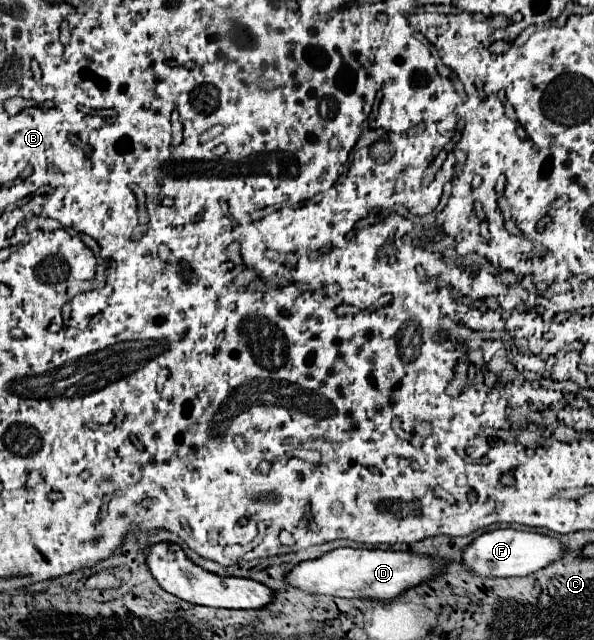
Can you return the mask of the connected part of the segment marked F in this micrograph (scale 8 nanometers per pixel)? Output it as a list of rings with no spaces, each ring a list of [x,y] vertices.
[[[496,529],[480,535],[472,541],[462,553],[462,563],[482,575],[482,577],[520,577],[536,573],[550,563],[564,557],[566,545],[562,545],[556,537],[540,535],[534,531],[516,531],[516,529]]]

